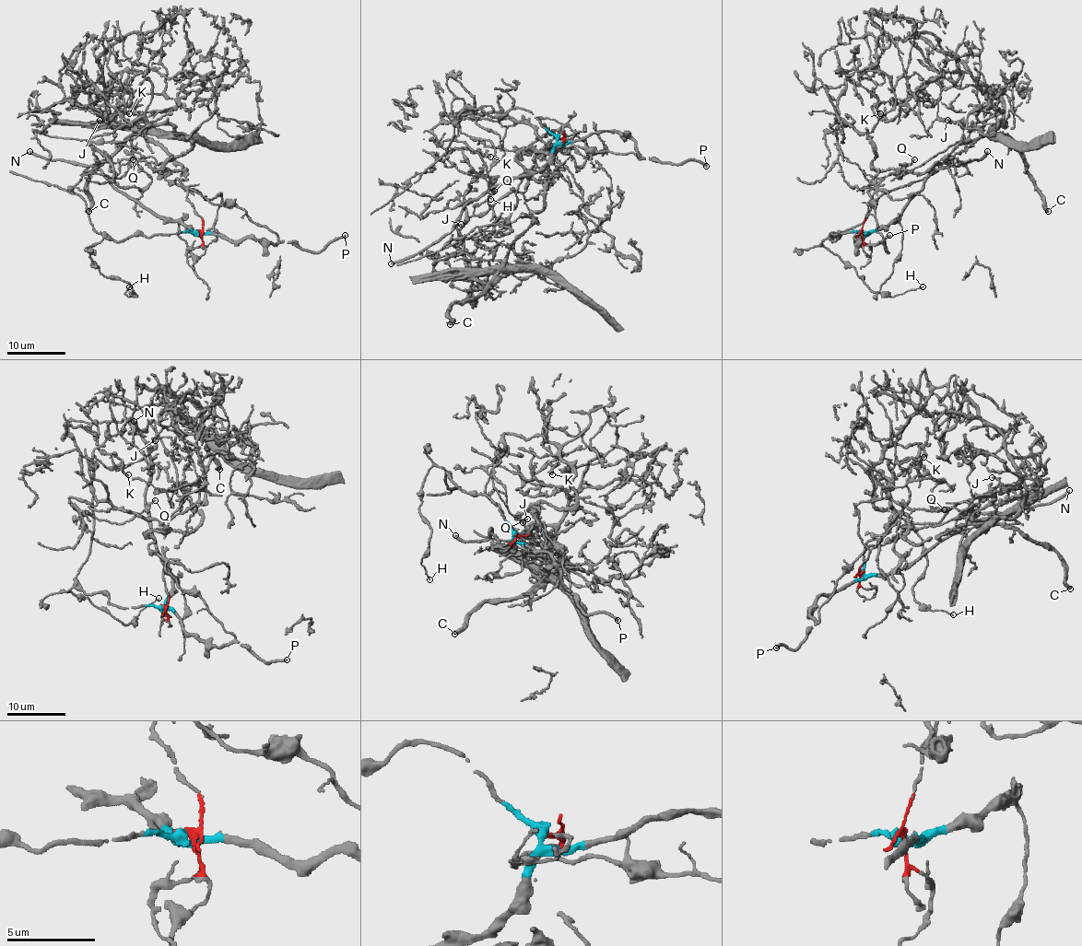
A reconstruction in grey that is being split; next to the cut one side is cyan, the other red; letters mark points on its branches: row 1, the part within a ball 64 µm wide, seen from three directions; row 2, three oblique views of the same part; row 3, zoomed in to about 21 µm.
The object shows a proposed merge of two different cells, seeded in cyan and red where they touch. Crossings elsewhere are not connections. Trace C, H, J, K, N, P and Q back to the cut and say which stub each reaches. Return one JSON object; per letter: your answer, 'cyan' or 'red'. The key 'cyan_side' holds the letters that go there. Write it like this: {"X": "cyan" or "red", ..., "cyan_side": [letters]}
{"C": "red", "H": "cyan", "J": "red", "K": "red", "N": "cyan", "P": "cyan", "Q": "red", "cyan_side": ["H", "N", "P"]}

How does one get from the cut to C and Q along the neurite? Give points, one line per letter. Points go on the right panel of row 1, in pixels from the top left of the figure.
C: (862, 232), (875, 169), (926, 172), (959, 143), (990, 134), (1005, 134), (1019, 150), (1048, 212)
Q: (862, 232), (878, 172), (872, 140), (839, 118), (829, 124), (837, 150), (864, 174), (899, 172), (914, 159)

